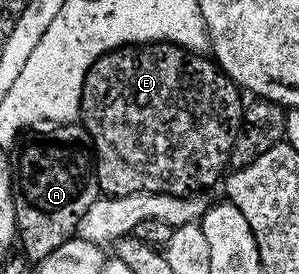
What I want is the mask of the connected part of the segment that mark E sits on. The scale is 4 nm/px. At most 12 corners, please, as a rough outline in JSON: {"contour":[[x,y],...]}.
{"contour":[[150,42],[96,59],[79,122],[105,196],[217,186],[241,92]]}

